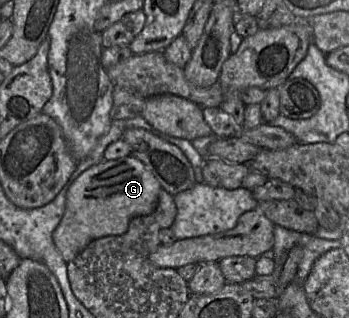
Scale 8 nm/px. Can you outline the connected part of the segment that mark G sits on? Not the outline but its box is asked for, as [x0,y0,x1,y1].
[52,155,161,261]

